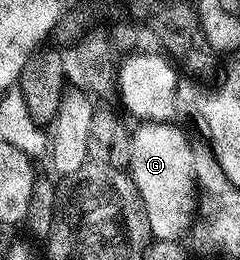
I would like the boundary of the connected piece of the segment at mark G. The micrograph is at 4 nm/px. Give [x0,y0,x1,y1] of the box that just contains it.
[128,121,200,242]

